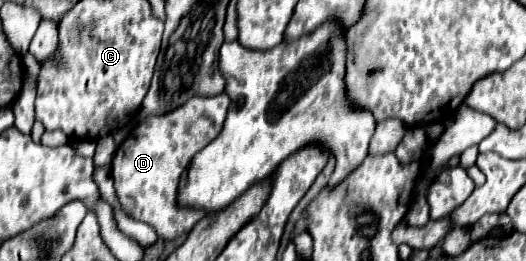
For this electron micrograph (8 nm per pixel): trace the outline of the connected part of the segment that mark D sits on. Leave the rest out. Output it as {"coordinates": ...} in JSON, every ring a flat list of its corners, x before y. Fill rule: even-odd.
{"coordinates":[[226,92,218,96,196,96,180,108,144,118,116,150,112,160,112,180,122,208,140,222,150,224,162,240,174,240,188,234,208,212,184,208,178,204,180,176,190,160,208,146,222,130,230,98]]}

